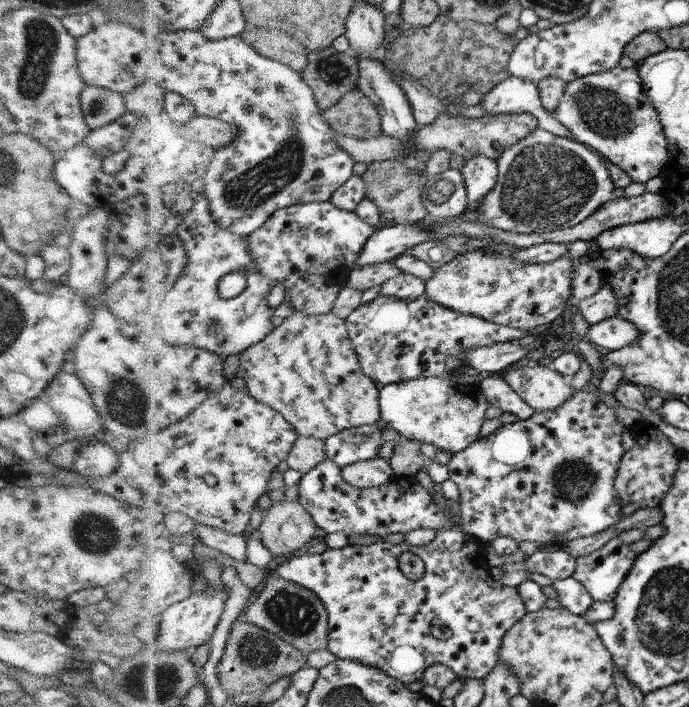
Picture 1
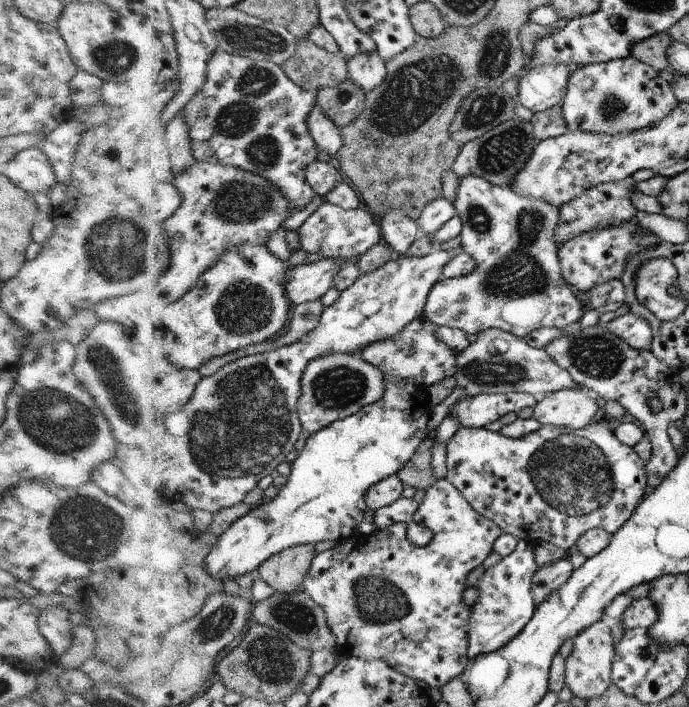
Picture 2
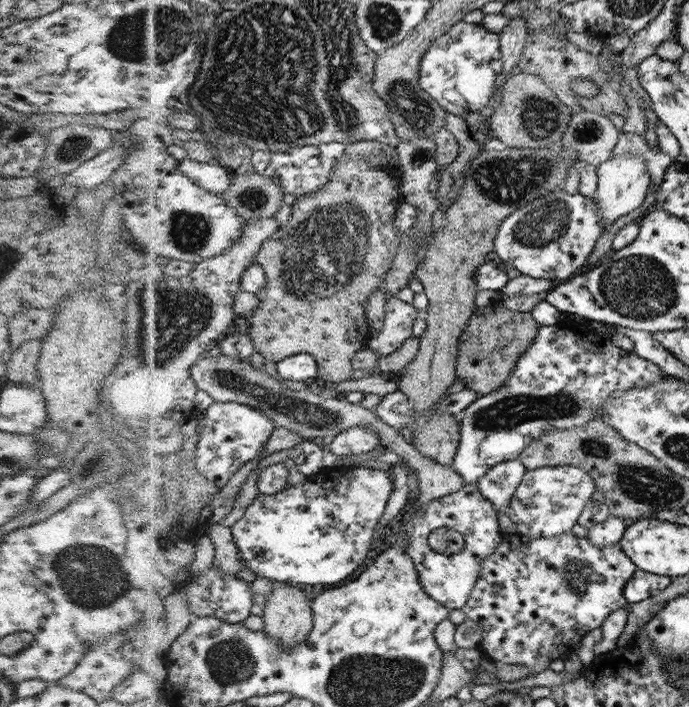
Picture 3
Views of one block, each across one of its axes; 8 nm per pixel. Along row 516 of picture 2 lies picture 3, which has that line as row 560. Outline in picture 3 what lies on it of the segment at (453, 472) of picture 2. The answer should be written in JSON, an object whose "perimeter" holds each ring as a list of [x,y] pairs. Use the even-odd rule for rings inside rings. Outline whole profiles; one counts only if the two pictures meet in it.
{"perimeter":[[[516,532],[504,537],[497,550],[481,562],[483,569],[461,610],[484,631],[479,648],[484,656],[492,657],[496,662],[528,666],[538,674],[546,670],[554,658],[564,661],[568,654],[576,653],[572,648],[576,648],[582,638],[601,627],[612,612],[627,606],[625,586],[638,568],[619,543],[598,548],[586,537],[578,539],[572,533],[532,539]]]}

